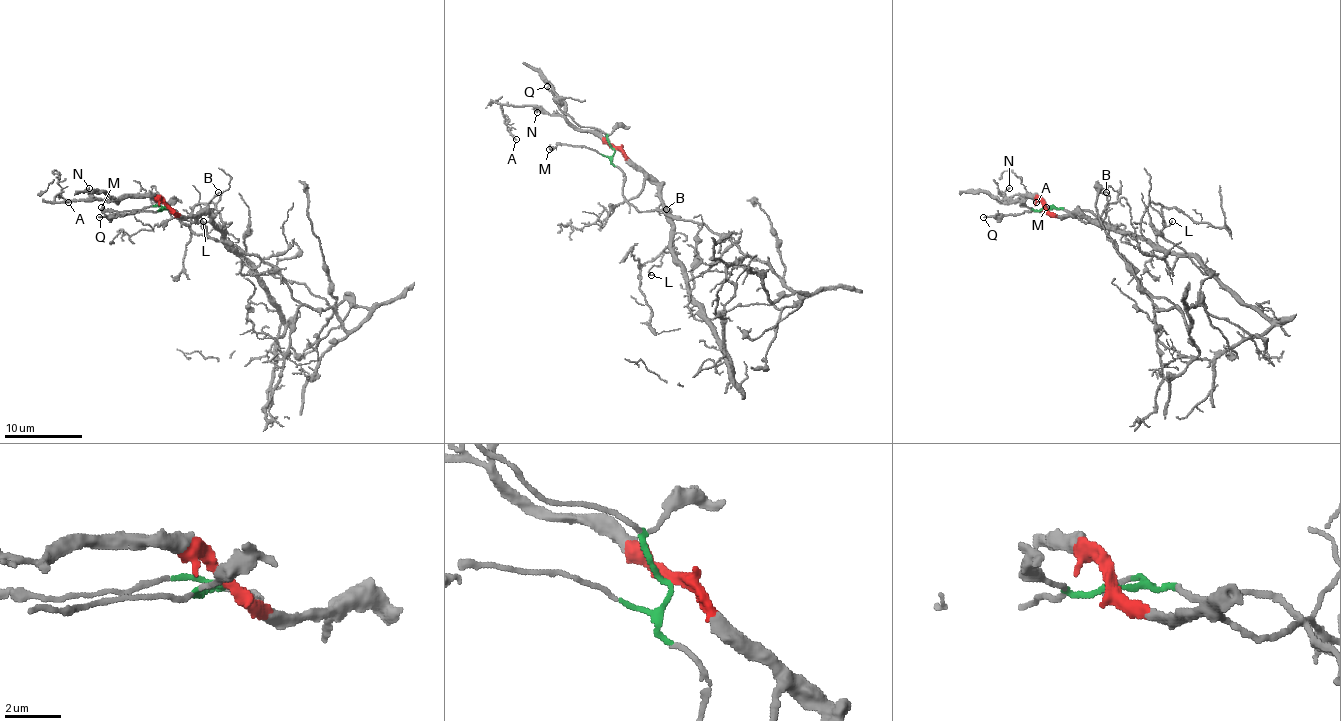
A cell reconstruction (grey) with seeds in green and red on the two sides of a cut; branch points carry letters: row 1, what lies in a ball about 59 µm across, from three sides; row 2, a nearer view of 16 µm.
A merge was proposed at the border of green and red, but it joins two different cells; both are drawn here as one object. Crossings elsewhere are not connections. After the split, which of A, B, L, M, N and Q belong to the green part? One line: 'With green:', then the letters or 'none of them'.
With green: M, Q

